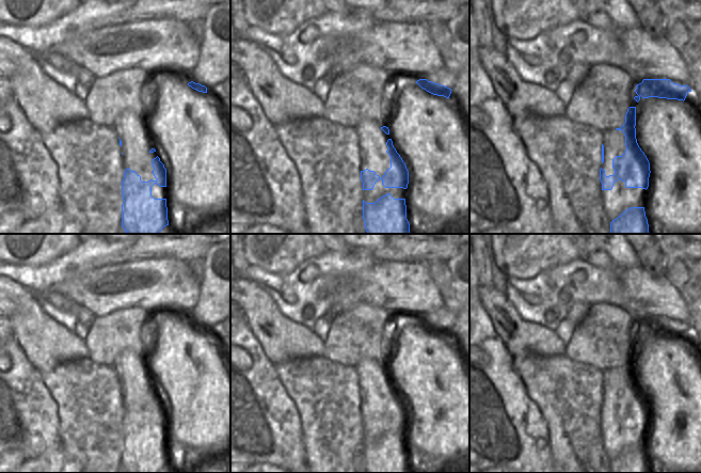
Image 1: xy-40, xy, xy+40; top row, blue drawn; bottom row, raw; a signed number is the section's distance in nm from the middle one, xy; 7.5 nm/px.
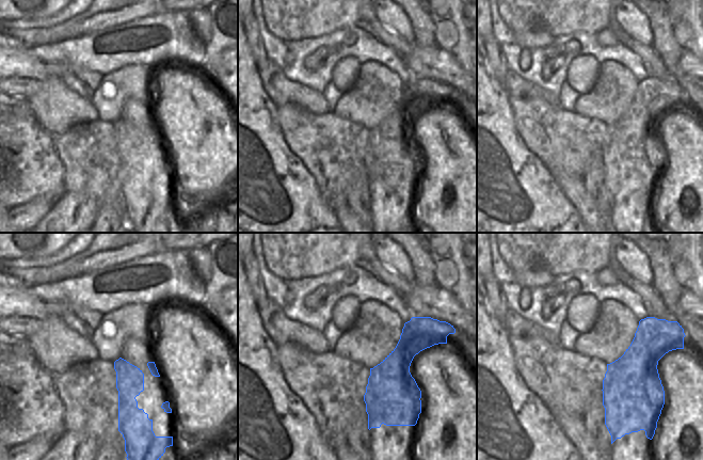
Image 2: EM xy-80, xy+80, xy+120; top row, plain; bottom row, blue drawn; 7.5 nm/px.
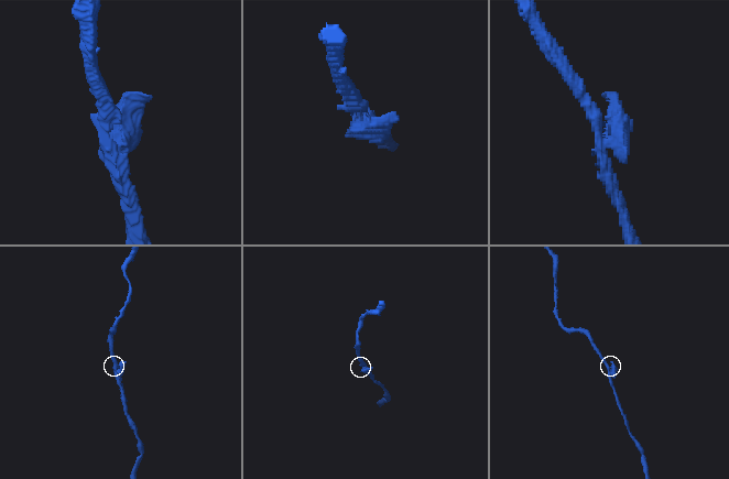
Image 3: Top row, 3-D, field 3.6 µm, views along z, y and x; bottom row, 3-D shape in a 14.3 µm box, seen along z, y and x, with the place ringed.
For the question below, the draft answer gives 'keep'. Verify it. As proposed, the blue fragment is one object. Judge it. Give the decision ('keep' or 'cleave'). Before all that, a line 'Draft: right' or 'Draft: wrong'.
Draft: right
keep

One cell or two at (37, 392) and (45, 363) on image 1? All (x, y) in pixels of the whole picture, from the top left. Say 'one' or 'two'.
two

